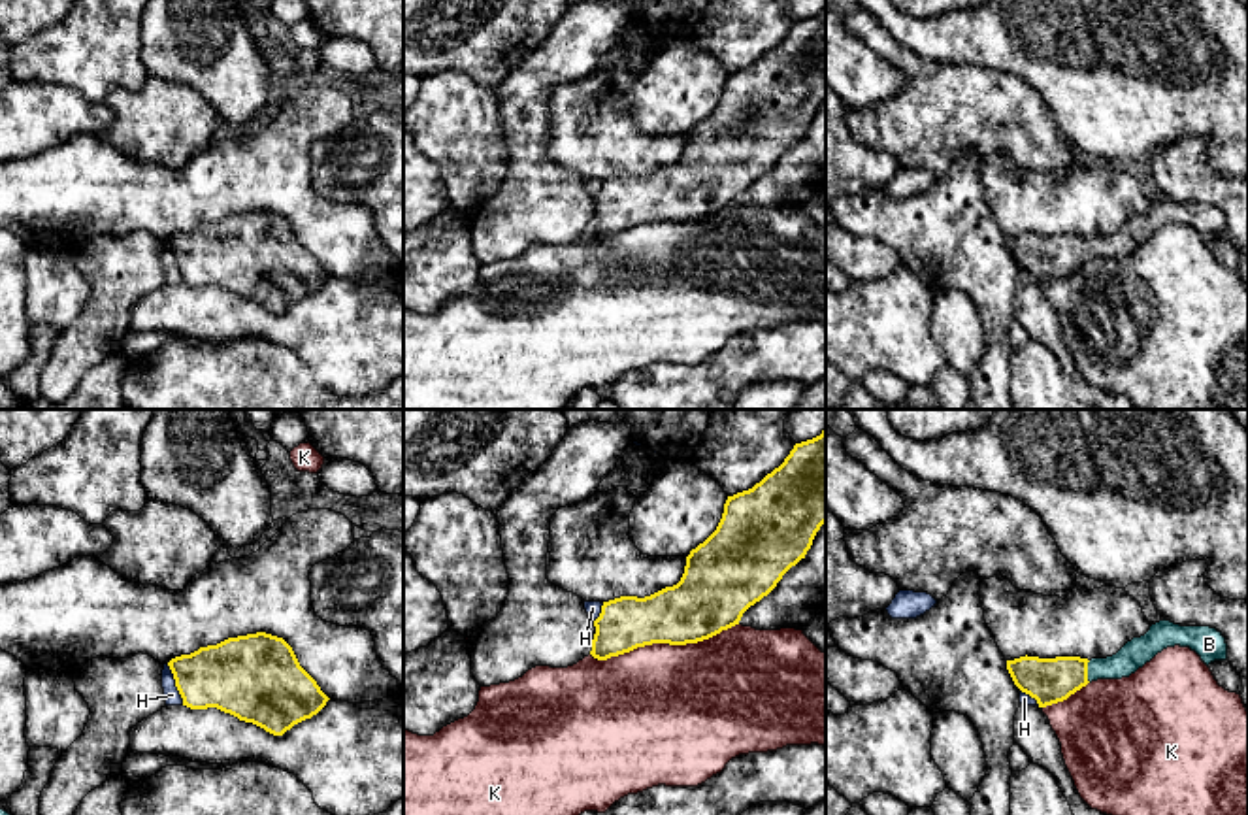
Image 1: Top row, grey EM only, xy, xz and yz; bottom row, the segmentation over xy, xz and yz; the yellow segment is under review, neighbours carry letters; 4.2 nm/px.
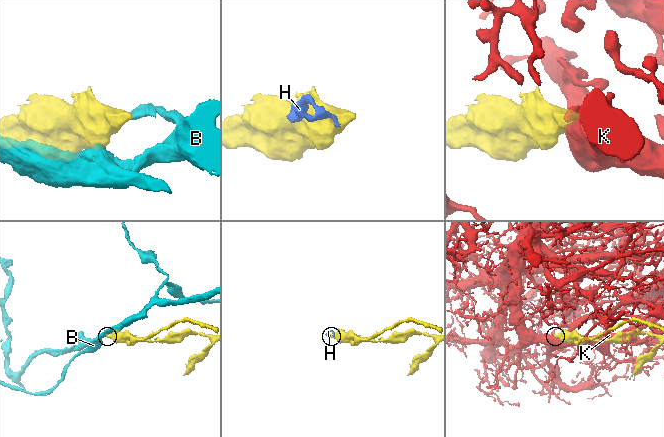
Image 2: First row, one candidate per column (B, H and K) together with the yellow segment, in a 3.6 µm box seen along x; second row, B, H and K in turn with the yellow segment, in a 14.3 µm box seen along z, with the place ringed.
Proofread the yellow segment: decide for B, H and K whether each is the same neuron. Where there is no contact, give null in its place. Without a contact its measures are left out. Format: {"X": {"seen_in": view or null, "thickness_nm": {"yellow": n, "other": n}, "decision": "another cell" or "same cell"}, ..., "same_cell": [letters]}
{"B": {"seen_in": "yz", "thickness_nm": {"yellow": 190, "other": 120}, "decision": "same cell"}, "H": {"seen_in": "xy", "thickness_nm": {"yellow": 300, "other": 70}, "decision": "another cell"}, "K": {"seen_in": "xz", "thickness_nm": {"yellow": 280, "other": 480}, "decision": "another cell"}, "same_cell": ["B"]}

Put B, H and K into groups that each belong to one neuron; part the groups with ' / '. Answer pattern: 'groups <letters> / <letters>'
groups B / H K

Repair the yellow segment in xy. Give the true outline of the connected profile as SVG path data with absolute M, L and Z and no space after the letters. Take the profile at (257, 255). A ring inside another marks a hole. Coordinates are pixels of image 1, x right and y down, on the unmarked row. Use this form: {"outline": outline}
{"outline": "M256 209L200 225L168 240L183 283L217 285L239 298L253 300L273 313L317 292L330 277L317 258L300 243L292 225L277 213Z"}

